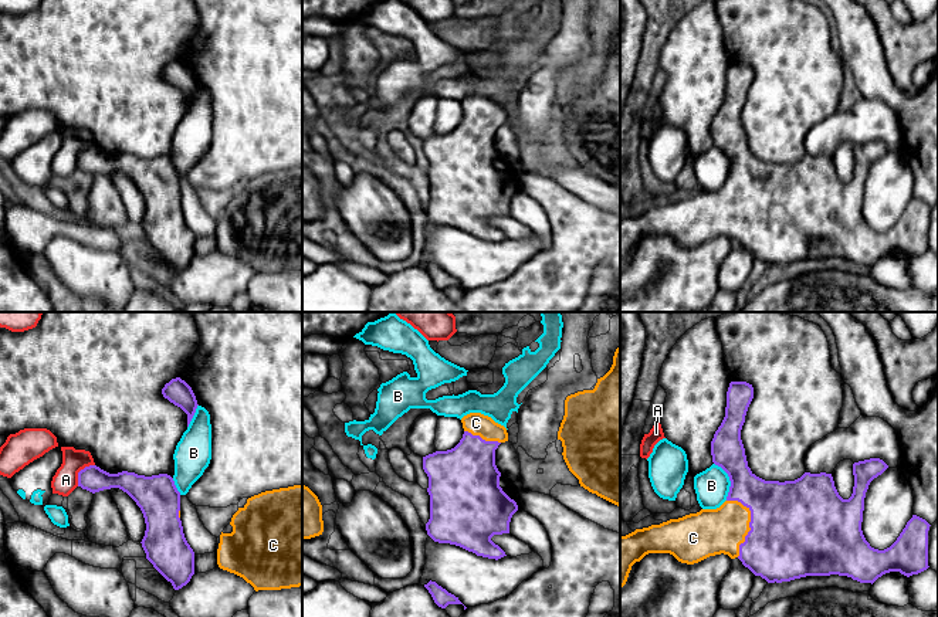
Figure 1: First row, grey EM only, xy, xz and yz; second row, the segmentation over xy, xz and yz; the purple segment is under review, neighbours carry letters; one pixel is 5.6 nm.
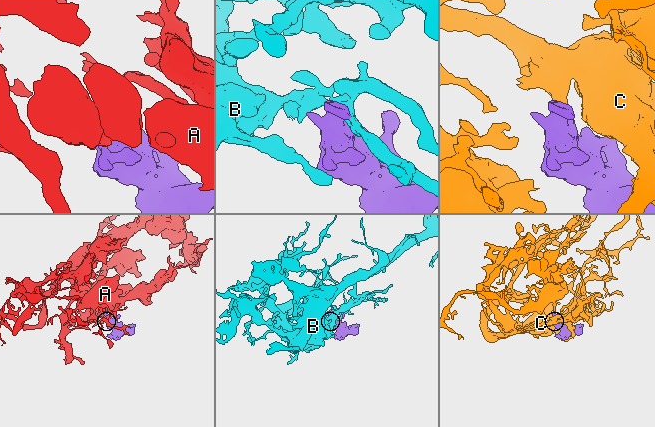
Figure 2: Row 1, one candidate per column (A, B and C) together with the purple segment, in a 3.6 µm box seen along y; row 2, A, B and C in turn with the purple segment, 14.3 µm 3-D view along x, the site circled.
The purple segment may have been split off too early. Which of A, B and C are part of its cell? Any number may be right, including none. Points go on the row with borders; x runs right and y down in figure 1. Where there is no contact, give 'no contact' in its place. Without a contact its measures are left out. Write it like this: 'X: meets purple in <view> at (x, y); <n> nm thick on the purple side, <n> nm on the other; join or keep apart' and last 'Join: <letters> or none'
A: meets purple in xy at (80, 471); 150 nm thick on the purple side, 140 nm on the other; keep apart
B: meets purple in yz at (730, 480); 240 nm thick on the purple side, 190 nm on the other; keep apart
C: meets purple in yz at (749, 522); 500 nm thick on the purple side, 260 nm on the other; join
Join: C

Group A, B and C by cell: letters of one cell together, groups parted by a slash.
A / B / C

